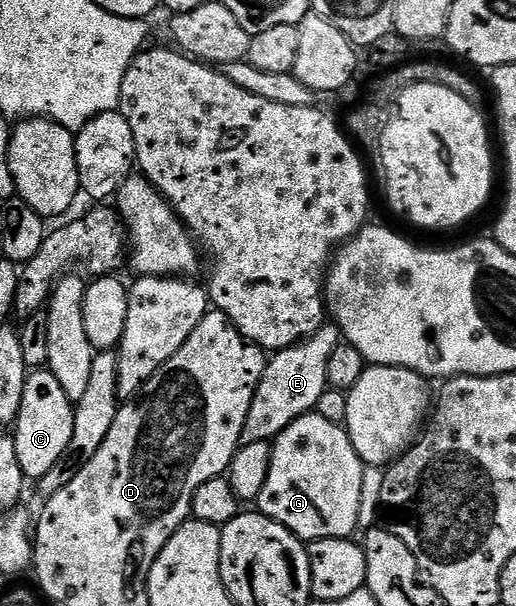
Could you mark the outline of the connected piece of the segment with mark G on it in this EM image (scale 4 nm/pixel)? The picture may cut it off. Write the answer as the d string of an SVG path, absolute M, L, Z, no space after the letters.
M317 414L297 418L280 436L276 436L271 444L269 478L265 478L265 487L261 489L257 501L258 511L273 522L285 526L304 542L325 538L345 540L354 537L354 532L359 528L361 478L364 467L357 450L353 450L353 442L344 425L328 422L326 418Z

